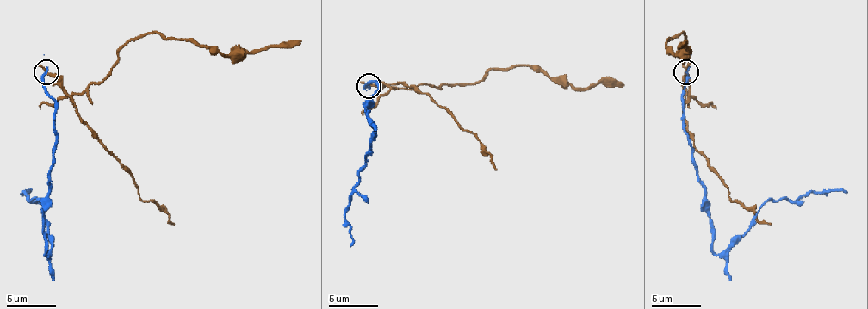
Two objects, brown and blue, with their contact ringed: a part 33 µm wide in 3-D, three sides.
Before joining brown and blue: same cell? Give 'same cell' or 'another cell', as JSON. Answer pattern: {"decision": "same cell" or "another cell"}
{"decision": "another cell"}

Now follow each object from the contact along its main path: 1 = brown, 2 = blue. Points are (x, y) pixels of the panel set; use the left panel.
1: (46, 74), (66, 91), (81, 94), (106, 76), (128, 41), (153, 34), (215, 46), (222, 54), (301, 41)
2: (46, 71), (57, 140), (44, 255), (52, 235), (40, 200), (27, 193)

